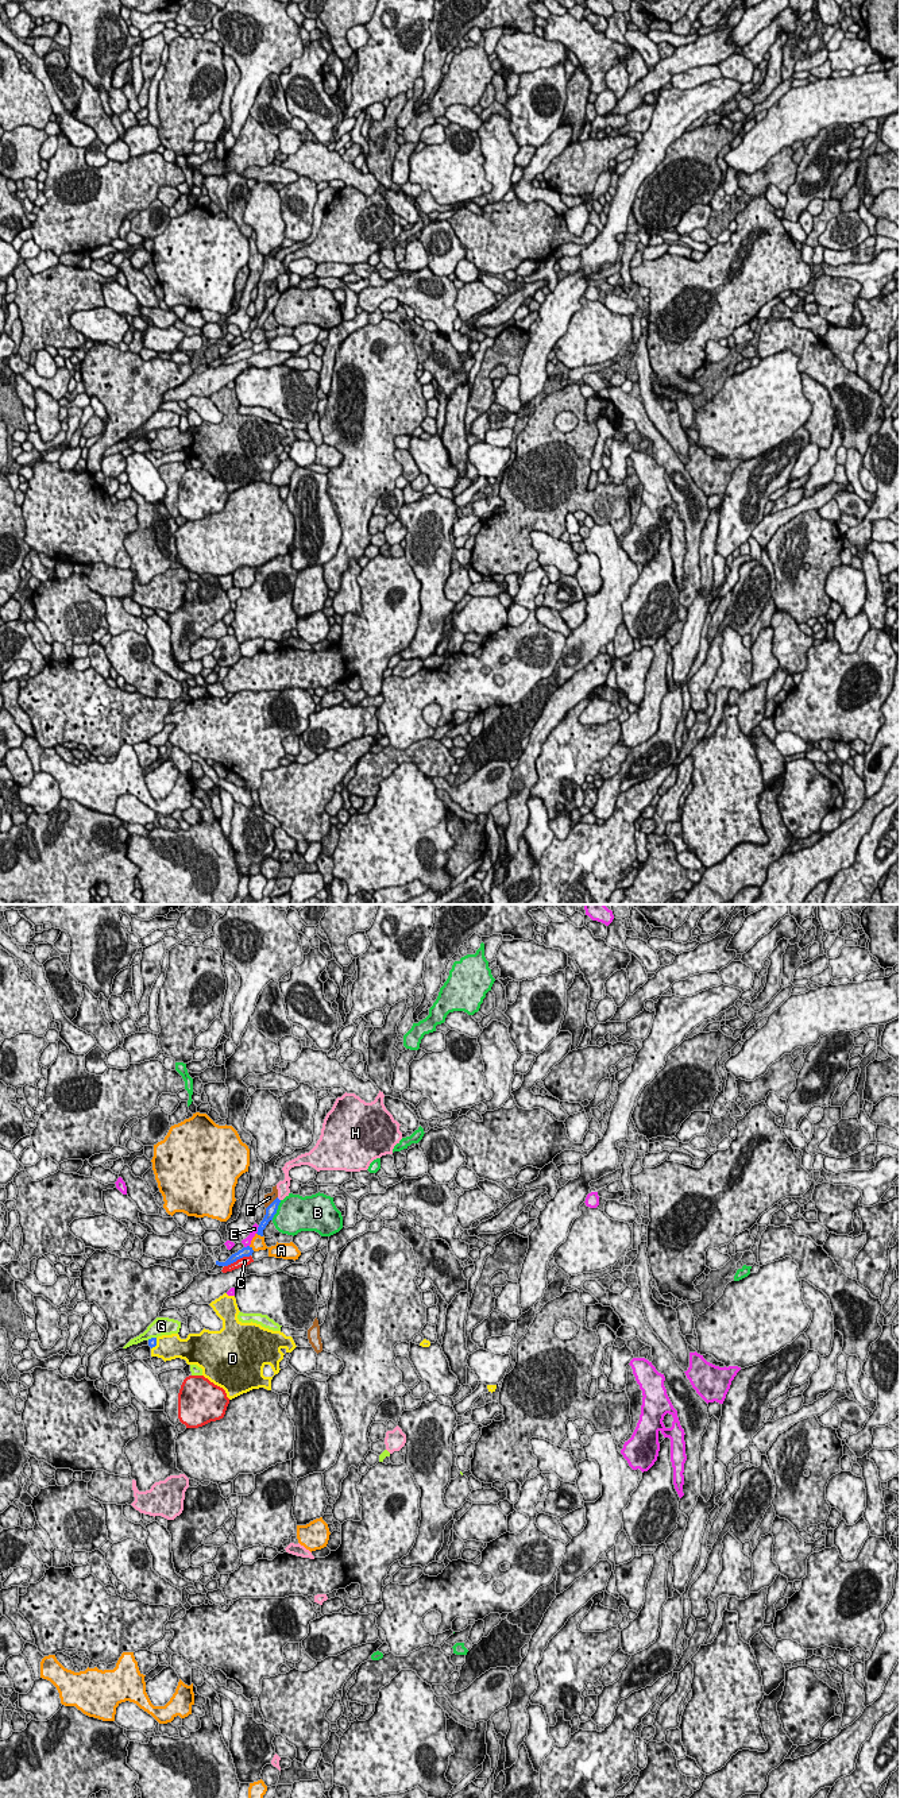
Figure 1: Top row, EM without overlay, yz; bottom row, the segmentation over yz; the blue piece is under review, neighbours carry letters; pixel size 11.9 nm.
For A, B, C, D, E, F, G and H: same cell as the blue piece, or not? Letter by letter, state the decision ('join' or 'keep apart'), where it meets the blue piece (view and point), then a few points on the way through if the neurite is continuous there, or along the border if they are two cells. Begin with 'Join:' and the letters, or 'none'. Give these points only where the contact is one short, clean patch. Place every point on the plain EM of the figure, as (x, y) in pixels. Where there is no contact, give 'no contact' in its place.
Join: none
A: keep apart | yz (259, 327) | along yz (257, 325), (262, 330)
B: keep apart | yz (277, 301)
C: keep apart | yz (236, 352)
D: keep apart | yz (155, 436)
E: keep apart | yz (258, 323)
F: keep apart | yz (269, 298)
G: keep apart | yz (151, 431)
H: keep apart | yz (278, 292) | along yz (277, 290), (279, 293)

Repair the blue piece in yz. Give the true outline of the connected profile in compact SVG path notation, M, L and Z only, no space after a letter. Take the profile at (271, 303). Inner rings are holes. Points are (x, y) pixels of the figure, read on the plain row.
M277 290L267 301L266 301L266 308L263 310L263 313L260 315L259 320L258 320L258 328L263 329L263 323L266 321L266 319L269 317L270 313L273 313L274 308L277 306L278 298L279 298L281 293Z

